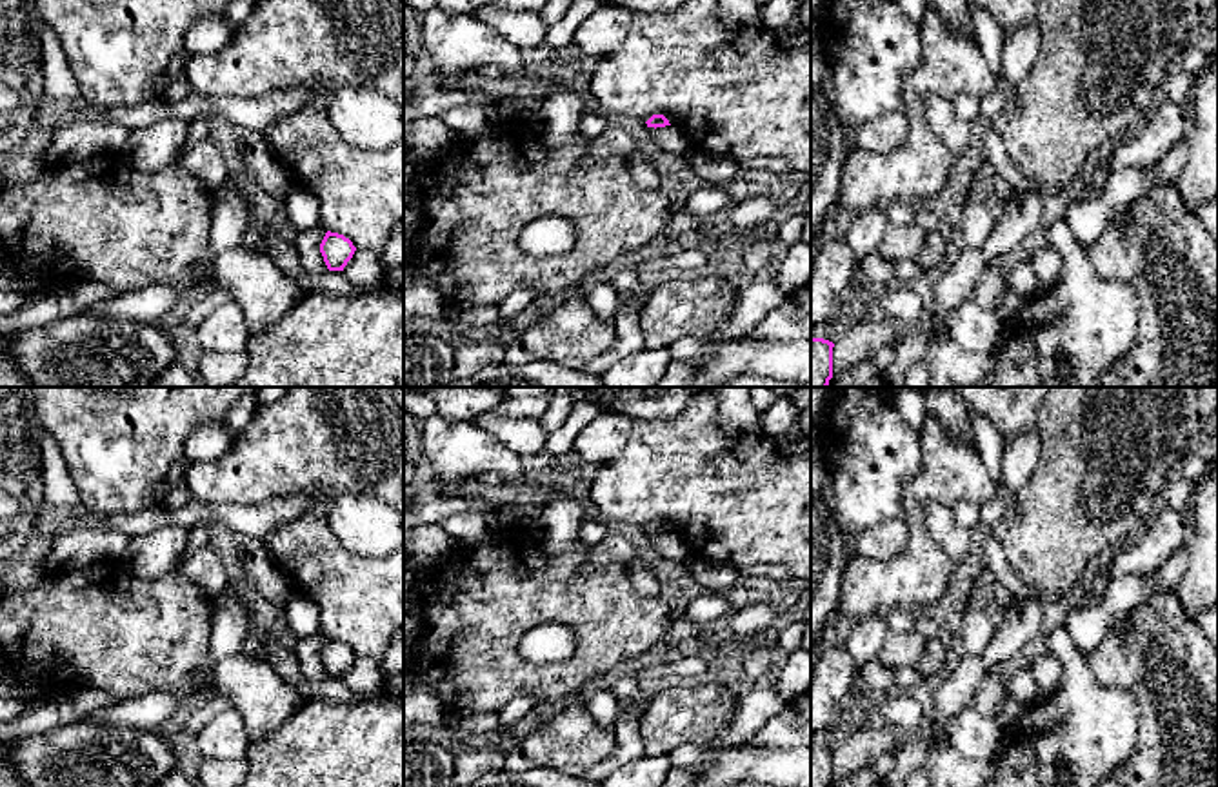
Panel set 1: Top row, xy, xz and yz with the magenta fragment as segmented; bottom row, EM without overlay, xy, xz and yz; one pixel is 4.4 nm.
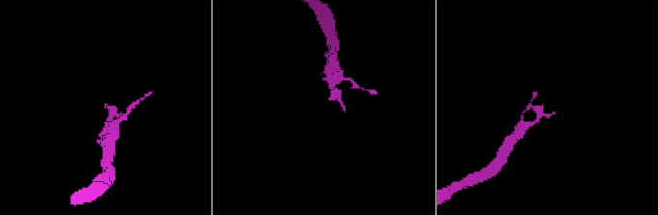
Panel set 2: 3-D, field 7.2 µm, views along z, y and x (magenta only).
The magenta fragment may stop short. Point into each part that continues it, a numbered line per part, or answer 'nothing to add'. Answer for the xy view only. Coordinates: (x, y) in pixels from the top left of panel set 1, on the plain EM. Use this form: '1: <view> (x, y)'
nothing to add

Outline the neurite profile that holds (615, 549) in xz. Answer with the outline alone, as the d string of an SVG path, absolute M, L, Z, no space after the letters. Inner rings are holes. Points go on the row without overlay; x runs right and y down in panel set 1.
M611 531L598 545L589 549L582 573L589 574L613 565L631 569L634 558L636 551L629 540Z

